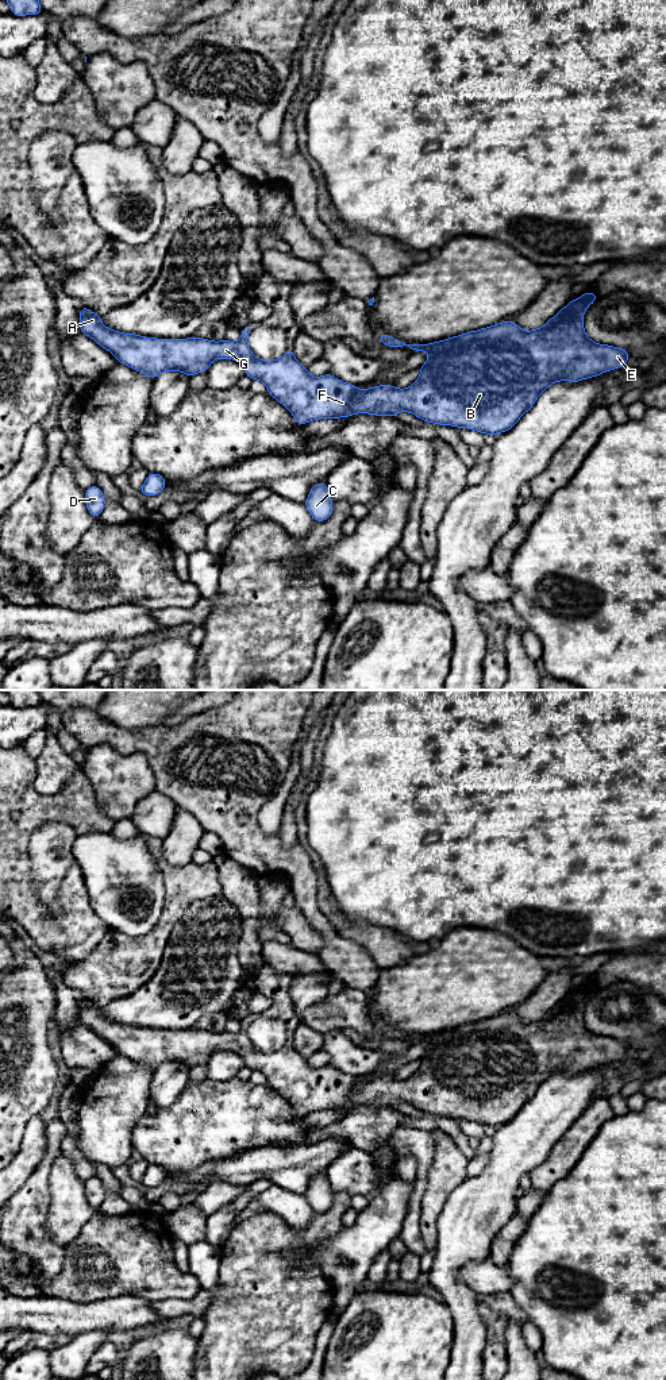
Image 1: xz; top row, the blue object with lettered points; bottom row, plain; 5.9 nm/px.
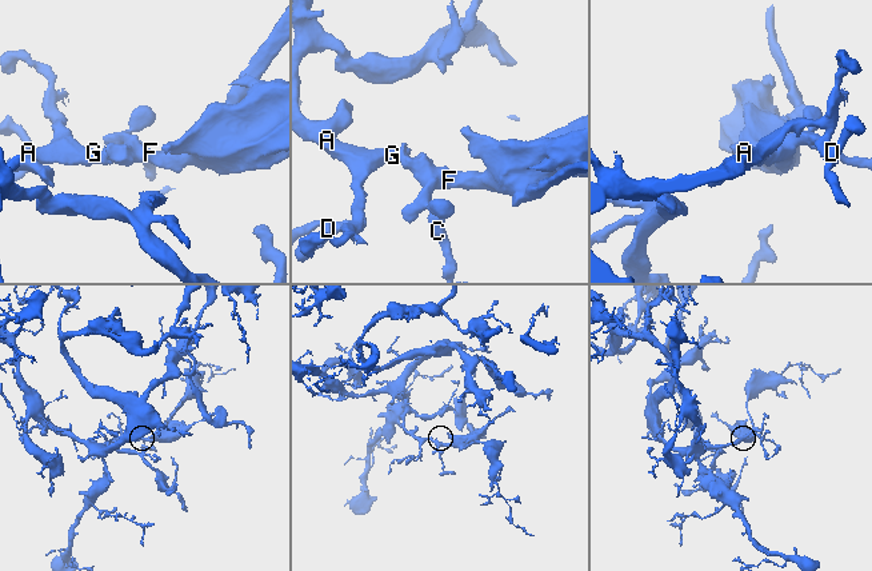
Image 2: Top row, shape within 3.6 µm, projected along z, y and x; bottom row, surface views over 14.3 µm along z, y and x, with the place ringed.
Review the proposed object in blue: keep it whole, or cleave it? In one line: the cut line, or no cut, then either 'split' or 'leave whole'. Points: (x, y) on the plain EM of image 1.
cut none; leave whole

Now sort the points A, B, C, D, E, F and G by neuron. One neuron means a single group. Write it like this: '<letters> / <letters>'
A B C D E F G

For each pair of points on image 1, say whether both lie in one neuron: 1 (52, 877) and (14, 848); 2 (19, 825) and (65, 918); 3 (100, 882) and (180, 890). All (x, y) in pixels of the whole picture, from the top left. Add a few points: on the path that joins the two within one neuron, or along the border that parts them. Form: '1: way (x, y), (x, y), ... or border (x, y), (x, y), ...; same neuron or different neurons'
1: border (37, 829), (31, 835), (29, 848), (35, 891); different neurons
2: way (16, 852), (16, 887), (38, 909); same neuron
3: border (154, 859), (165, 887), (160, 920); different neurons

